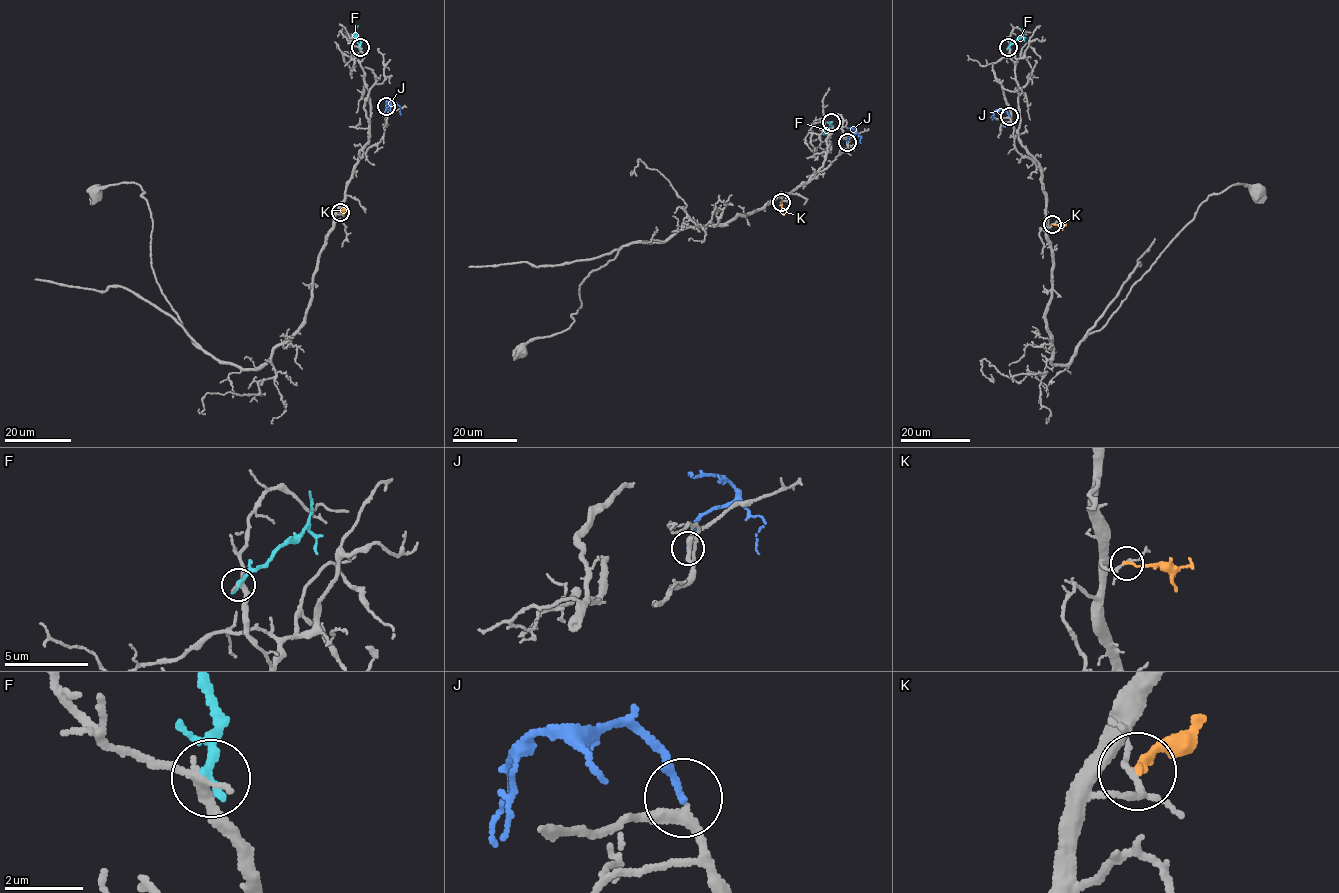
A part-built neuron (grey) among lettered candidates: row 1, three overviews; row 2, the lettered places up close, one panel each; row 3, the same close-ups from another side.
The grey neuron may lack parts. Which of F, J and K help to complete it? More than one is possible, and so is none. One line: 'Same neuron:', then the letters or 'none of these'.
Same neuron: J

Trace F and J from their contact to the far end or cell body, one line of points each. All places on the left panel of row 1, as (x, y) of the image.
F: (360, 47), (361, 41), (354, 32), (358, 25)
J: (386, 106), (387, 101), (395, 102), (401, 107), (401, 114)

